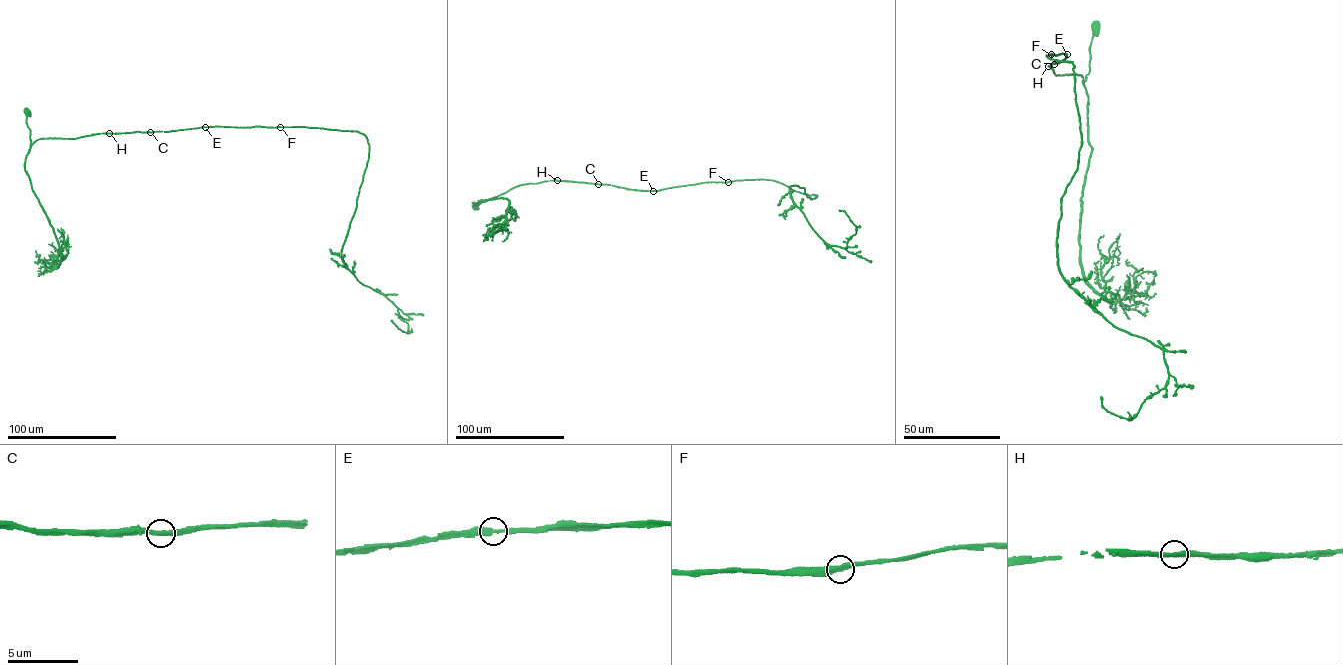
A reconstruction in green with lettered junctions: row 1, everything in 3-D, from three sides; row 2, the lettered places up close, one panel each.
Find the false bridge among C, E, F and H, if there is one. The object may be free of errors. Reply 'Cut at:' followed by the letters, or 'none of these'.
Cut at: none of these

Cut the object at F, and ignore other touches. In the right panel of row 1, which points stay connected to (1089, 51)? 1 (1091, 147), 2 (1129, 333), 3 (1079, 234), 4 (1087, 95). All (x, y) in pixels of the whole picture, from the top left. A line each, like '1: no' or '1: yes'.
1: yes
2: no
3: yes
4: yes

